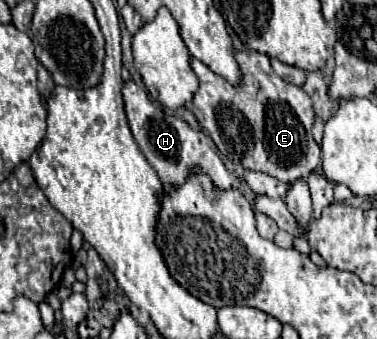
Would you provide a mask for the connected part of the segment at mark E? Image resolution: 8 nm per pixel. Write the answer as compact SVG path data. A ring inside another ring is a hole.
M239 51L237 63L241 69L241 83L231 85L227 79L215 75L211 69L207 69L199 59L191 59L191 69L195 71L199 79L199 89L193 95L193 115L197 117L199 125L209 133L217 149L229 159L229 161L241 161L245 169L267 173L279 181L295 183L299 179L305 179L311 171L317 169L321 159L321 149L317 141L311 135L313 127L313 101L311 97L297 85L285 83L271 67L271 61L263 53L245 53Z

